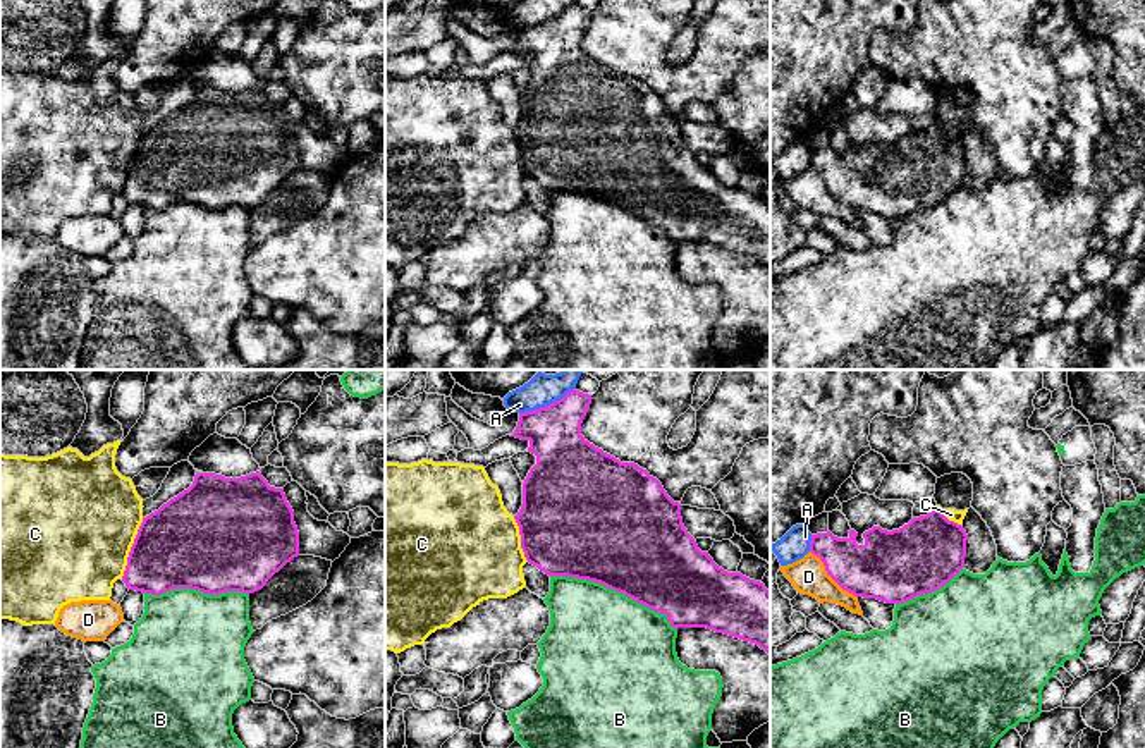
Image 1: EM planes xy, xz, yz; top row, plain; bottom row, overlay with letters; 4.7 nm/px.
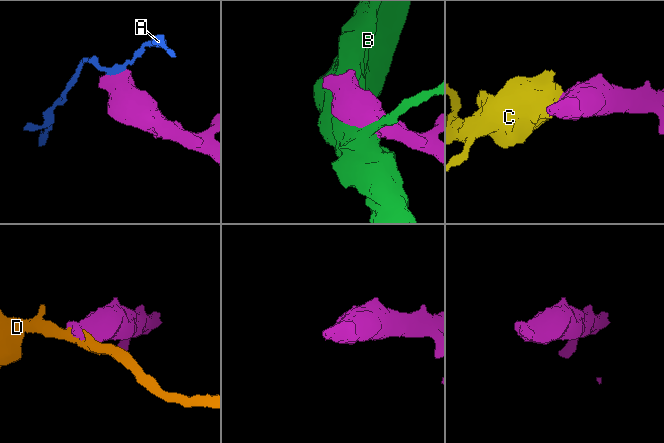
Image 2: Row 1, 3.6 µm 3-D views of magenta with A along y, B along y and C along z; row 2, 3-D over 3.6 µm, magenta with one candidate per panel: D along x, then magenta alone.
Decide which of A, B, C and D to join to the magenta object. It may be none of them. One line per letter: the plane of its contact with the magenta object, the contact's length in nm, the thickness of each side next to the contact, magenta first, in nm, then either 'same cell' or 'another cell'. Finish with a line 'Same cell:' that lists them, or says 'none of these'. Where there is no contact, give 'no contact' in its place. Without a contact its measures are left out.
A: xz | 300 nm | 260/150 nm | another cell
B: xz | 650 nm | 500/480 nm | another cell
C: xy | 300 nm | 400/500 nm | another cell
D: yz | 320 nm | 280/170 nm | another cell
Same cell: none of these

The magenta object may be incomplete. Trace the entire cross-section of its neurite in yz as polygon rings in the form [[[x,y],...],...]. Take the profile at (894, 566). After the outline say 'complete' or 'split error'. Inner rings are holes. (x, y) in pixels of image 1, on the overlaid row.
[[[939,509],[899,530],[873,526],[863,545],[856,536],[854,530],[848,538],[827,531],[810,542],[827,574],[854,597],[903,604],[942,588],[964,567],[968,535]]]; complete

